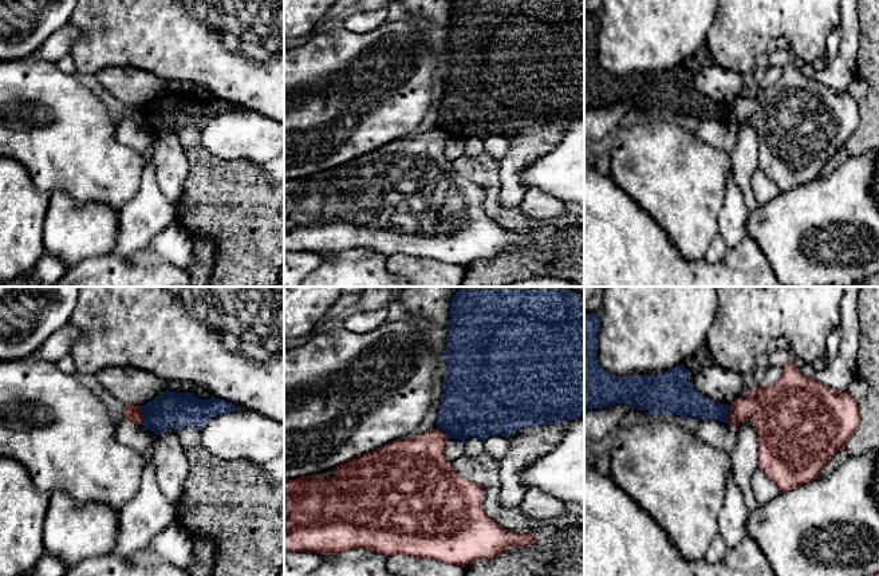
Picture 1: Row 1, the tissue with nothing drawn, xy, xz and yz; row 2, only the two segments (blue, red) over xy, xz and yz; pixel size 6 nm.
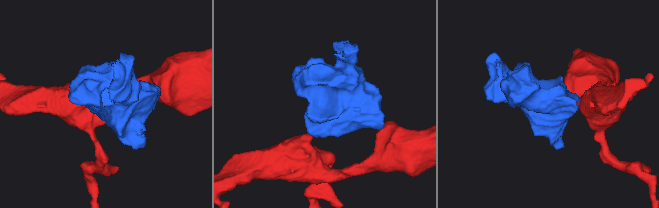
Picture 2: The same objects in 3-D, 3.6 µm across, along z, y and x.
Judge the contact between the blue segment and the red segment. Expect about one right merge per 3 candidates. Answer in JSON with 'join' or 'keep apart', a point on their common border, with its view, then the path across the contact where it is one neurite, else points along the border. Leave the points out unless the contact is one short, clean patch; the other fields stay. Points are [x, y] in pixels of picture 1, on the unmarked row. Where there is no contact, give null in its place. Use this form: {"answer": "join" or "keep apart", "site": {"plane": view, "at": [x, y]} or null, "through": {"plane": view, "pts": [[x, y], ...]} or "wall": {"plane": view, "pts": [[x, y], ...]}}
{"answer": "keep apart", "site": {"plane": "yz", "at": [728, 115]}}

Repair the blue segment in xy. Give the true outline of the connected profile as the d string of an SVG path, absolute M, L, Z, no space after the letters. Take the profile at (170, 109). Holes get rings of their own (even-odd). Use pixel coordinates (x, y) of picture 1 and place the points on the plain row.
M166 90L142 106L142 125L155 135L169 127L180 133L188 125L202 129L213 117L236 110L243 109L214 96L200 99L193 92Z

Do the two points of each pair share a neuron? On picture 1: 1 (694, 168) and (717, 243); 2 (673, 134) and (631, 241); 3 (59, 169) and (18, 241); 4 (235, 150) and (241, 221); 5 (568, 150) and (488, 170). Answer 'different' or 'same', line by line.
1: different
2: different
3: different
4: different
5: different

